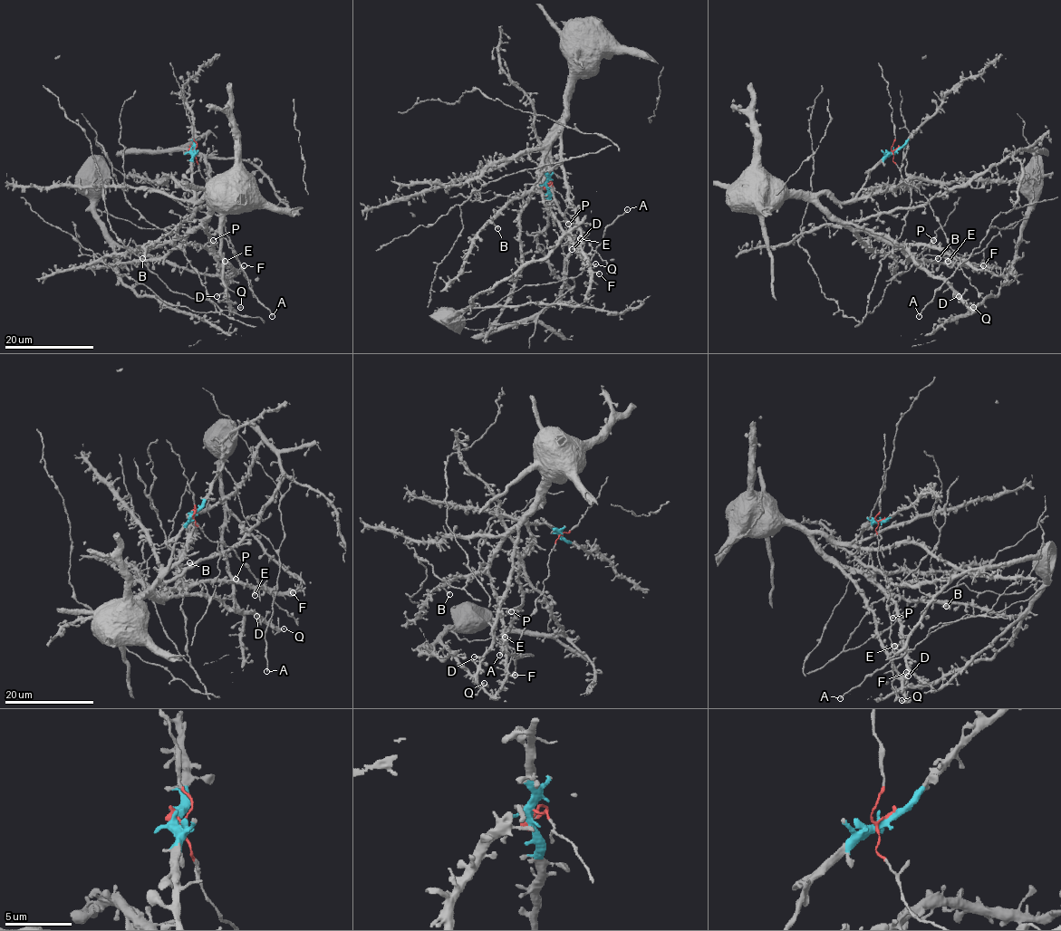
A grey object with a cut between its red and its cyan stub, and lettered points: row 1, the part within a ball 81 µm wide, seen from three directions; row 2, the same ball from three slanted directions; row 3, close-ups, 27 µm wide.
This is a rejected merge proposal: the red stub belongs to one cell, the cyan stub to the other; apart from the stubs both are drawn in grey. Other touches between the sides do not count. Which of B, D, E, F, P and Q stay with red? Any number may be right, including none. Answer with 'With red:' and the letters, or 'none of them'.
With red: none of them

